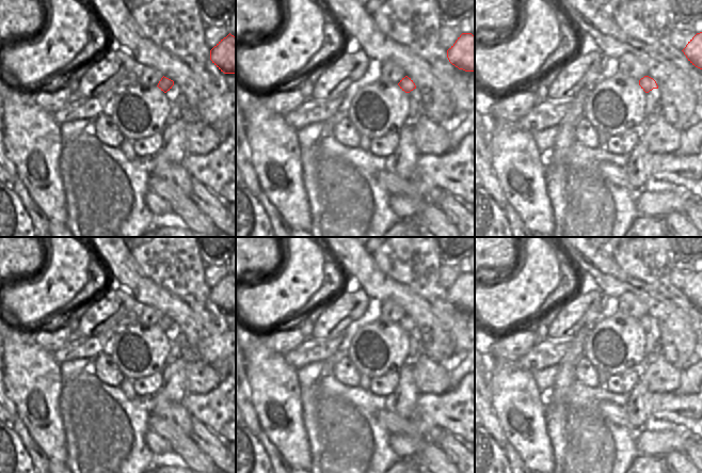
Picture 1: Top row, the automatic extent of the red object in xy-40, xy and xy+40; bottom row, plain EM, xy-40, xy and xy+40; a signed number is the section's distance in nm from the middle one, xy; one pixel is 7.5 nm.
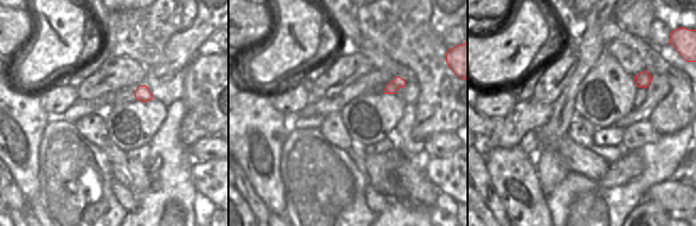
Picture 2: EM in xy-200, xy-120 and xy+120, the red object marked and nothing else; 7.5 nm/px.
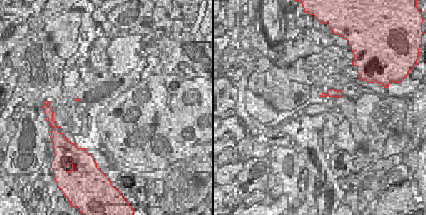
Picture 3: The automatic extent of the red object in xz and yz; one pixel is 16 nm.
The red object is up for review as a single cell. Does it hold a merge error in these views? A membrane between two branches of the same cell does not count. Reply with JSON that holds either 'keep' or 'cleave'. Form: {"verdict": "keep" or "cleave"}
{"verdict": "keep"}

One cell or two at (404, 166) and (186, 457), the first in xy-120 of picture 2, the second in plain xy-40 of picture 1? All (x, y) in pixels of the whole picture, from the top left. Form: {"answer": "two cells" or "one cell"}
{"answer": "one cell"}

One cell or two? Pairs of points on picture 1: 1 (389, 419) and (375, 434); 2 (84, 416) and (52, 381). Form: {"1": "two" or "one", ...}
{"1": "two", "2": "two"}

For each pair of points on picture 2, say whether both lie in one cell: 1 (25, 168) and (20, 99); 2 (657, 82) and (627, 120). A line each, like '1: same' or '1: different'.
1: same
2: same

